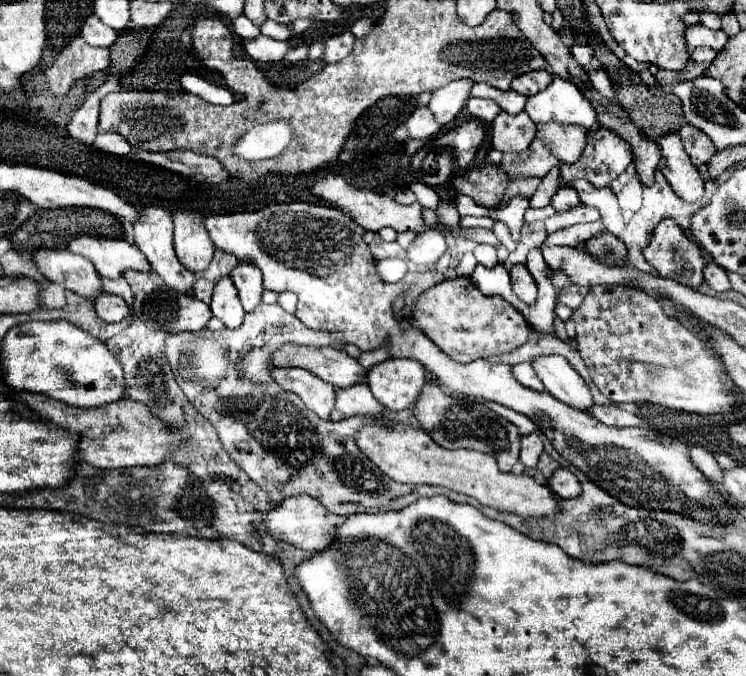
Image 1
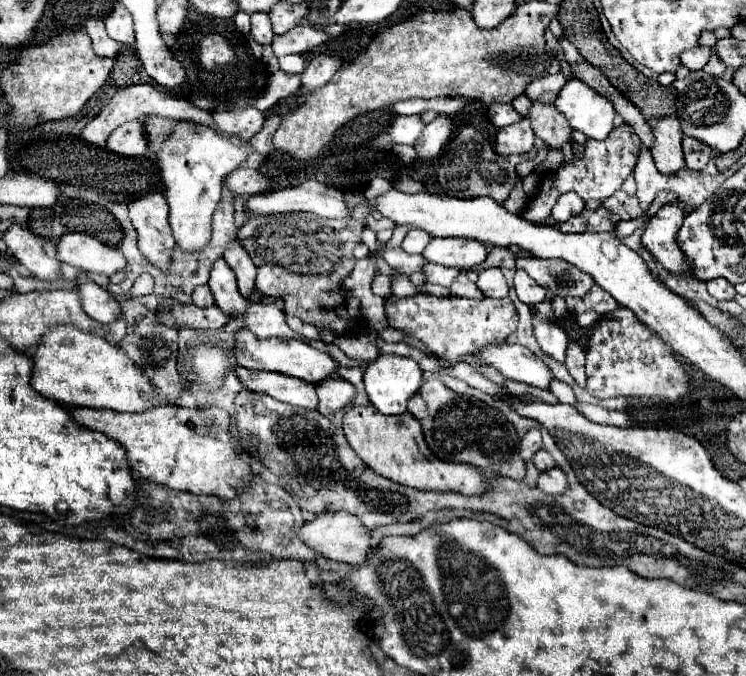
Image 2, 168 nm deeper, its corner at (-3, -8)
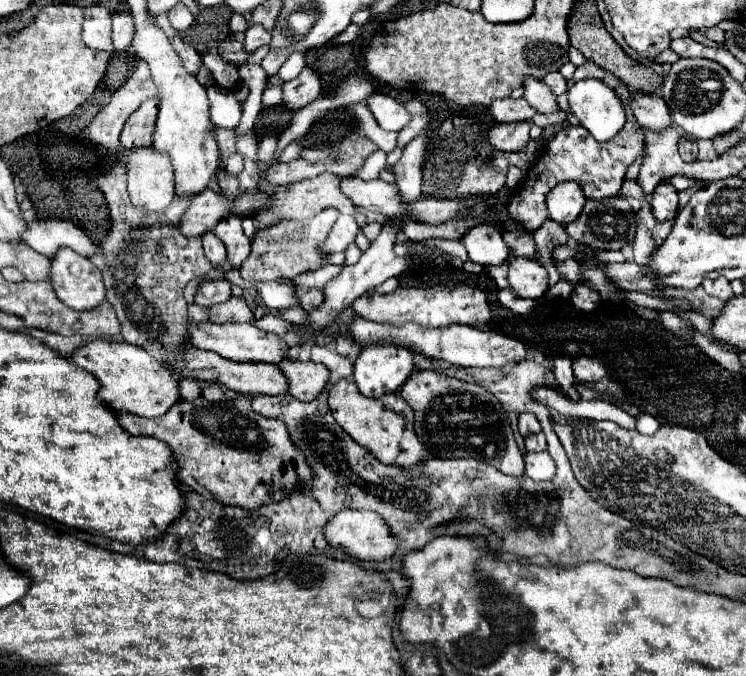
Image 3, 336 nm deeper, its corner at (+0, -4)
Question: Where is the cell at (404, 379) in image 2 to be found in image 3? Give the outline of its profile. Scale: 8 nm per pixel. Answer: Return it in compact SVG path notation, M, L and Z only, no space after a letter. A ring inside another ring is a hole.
M371 344L361 350L353 364L355 384L367 398L395 394L411 376L413 354L403 346Z

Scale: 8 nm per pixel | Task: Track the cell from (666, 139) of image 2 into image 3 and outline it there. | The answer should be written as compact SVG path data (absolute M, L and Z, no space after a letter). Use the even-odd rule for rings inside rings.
M637 92L631 102L629 102L639 126L645 130L653 132L665 132L673 122L671 122L671 112L665 104L663 98L655 94L641 94Z

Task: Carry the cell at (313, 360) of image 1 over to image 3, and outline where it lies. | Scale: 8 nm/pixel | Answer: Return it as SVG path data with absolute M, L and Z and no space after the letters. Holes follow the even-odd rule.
M199 322L199 324L191 324L189 336L191 336L191 344L195 348L213 350L235 362L267 362L267 364L279 366L283 360L289 360L289 346L283 342L283 336L259 330L249 322L245 322L245 324Z

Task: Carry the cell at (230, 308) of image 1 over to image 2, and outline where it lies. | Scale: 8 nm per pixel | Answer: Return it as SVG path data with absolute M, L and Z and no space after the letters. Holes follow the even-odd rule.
M218 258L212 266L210 272L210 282L208 282L210 290L214 292L216 298L216 306L222 308L224 312L230 312L234 318L244 314L244 308L248 308L248 300L238 292L236 280L234 280L234 272L232 268L224 262L224 258Z

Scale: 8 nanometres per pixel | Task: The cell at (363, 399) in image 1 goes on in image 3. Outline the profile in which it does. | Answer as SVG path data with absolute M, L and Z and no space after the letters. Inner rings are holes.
M287 360L279 368L289 380L289 394L303 402L315 400L329 382L329 370L323 364L315 364L311 360L309 362Z

